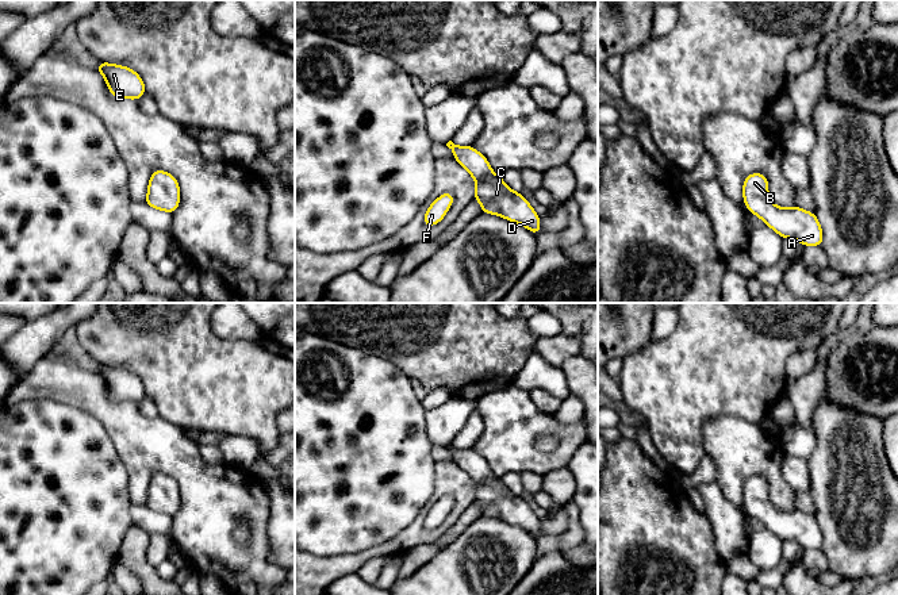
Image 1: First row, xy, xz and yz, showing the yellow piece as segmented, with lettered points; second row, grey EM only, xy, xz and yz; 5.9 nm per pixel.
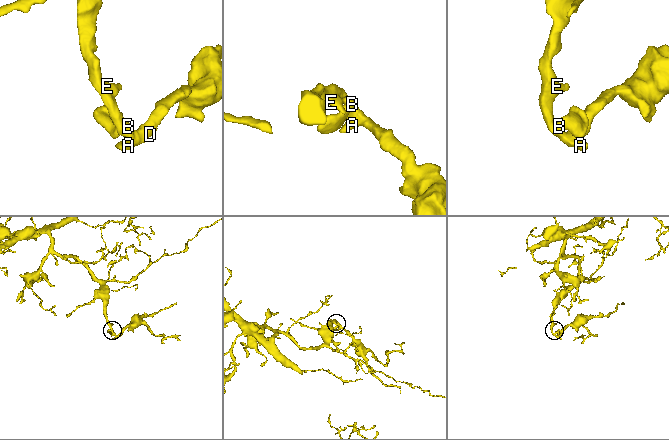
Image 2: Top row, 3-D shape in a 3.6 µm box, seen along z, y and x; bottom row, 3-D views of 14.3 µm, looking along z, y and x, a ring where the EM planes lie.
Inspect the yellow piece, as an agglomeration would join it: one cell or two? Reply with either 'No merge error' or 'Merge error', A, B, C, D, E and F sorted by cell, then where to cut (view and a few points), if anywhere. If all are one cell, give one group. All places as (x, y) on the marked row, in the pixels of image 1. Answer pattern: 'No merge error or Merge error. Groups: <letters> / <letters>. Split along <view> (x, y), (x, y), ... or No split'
No merge error. Groups: A B C D E F. No split

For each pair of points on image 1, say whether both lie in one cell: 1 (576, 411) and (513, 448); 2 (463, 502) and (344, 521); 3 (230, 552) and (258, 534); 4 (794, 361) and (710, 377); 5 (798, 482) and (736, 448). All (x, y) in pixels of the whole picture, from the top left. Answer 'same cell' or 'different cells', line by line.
1: different cells
2: different cells
3: same cell
4: different cells
5: different cells

